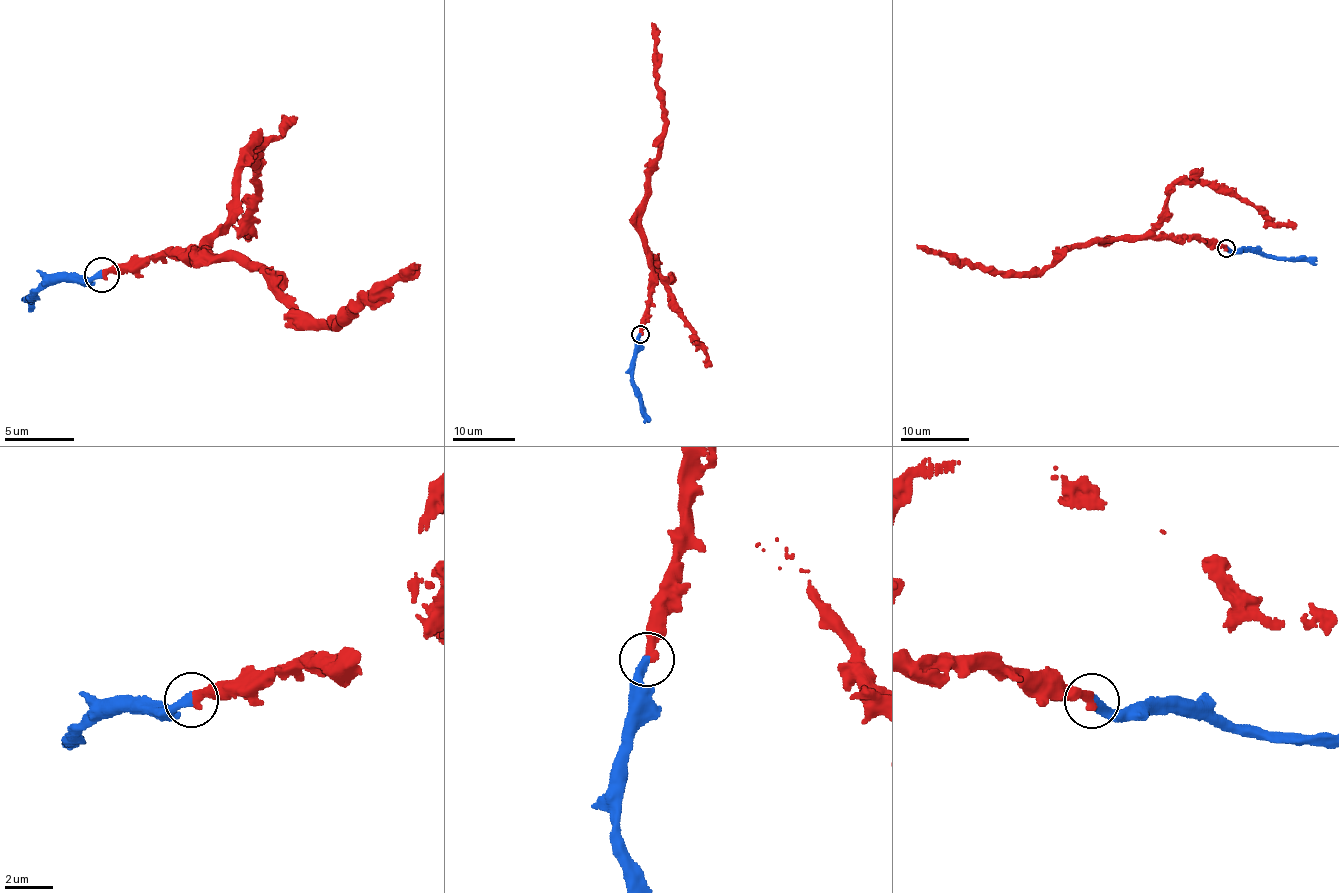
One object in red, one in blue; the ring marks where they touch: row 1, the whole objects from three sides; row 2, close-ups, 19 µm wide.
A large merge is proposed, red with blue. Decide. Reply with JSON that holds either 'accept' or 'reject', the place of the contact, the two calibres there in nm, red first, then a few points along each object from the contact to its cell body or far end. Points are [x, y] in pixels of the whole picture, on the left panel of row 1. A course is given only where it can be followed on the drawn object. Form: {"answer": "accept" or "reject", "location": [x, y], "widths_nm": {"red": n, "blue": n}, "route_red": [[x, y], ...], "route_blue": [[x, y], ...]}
{"answer": "accept", "location": [101, 274], "widths_nm": {"red": 400, "blue": 400}, "route_red": [[102, 275], [213, 250], [263, 269], [302, 316], [327, 319], [355, 318], [413, 263]], "route_blue": [[102, 275], [53, 280], [37, 287], [35, 295], [23, 296], [27, 310]]}

